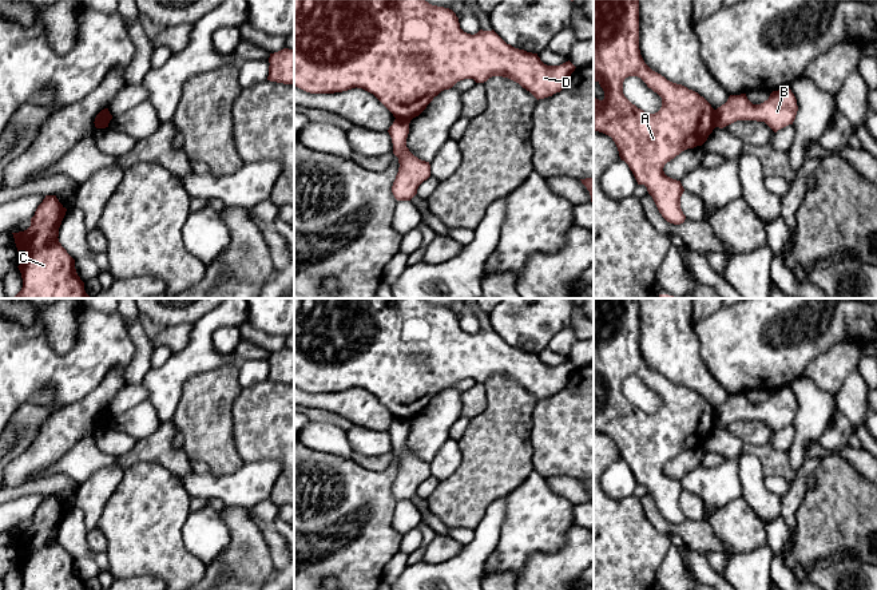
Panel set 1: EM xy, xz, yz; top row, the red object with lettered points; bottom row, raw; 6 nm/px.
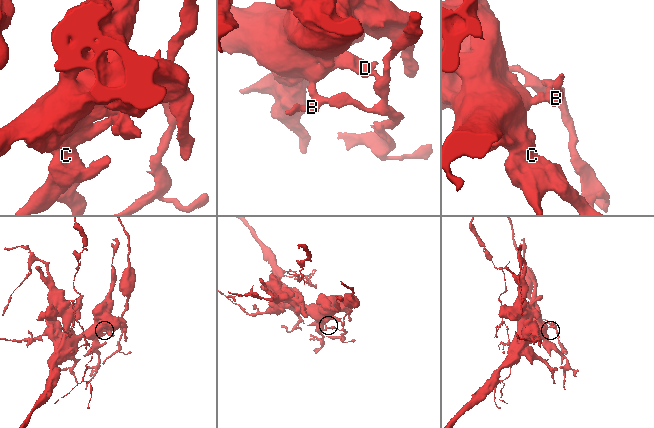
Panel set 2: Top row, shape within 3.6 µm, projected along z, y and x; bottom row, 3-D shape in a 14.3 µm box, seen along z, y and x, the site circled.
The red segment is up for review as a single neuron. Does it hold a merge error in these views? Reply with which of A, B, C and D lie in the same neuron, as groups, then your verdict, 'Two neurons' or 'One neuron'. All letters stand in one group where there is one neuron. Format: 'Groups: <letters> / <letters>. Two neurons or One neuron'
Groups: A C D / B. Two neurons

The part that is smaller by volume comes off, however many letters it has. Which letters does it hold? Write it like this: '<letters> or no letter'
B

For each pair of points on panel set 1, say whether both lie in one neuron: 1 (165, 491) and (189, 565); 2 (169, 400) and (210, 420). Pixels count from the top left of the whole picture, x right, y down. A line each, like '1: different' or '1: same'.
1: same
2: different

